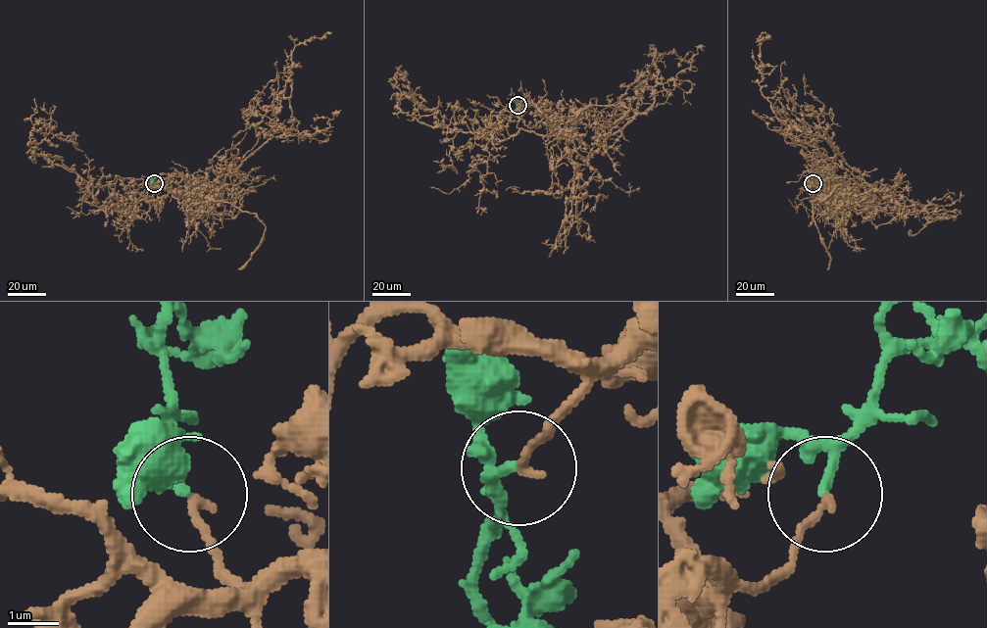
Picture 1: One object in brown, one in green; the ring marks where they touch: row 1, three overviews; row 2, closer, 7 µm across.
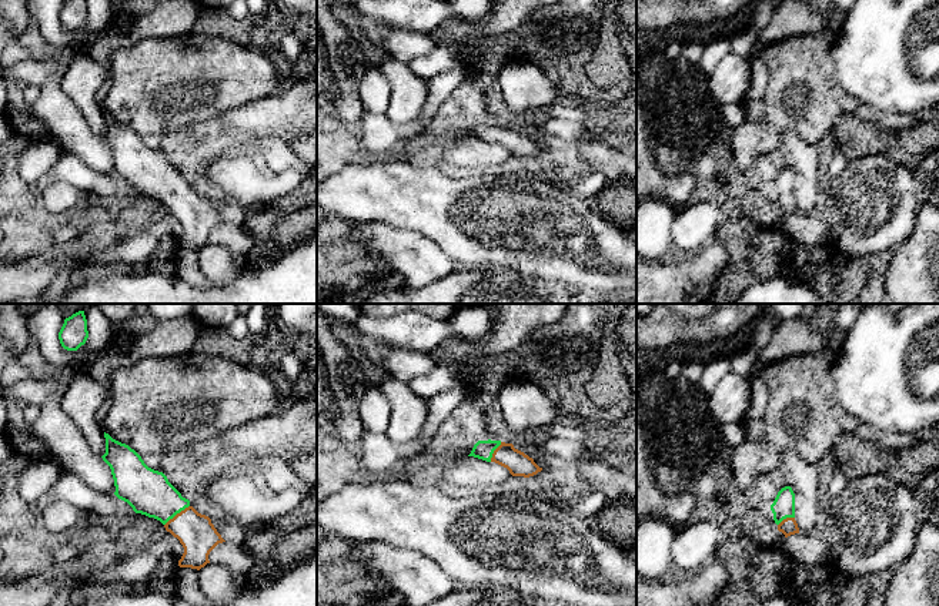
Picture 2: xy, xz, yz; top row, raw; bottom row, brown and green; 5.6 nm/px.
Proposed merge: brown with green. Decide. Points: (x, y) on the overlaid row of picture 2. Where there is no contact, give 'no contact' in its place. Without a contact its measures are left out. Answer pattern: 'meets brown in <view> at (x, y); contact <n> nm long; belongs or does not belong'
meets brown in xy at (177, 514); contact 180 nm long; belongs

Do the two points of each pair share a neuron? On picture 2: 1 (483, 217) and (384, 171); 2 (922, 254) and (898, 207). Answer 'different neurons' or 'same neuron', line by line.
1: same neuron
2: different neurons

